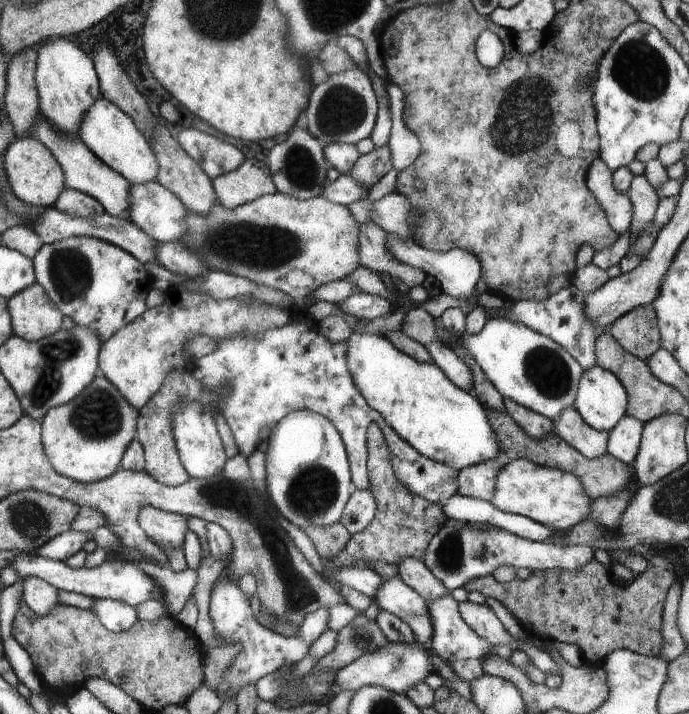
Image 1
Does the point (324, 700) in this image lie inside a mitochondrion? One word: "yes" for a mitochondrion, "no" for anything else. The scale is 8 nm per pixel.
no

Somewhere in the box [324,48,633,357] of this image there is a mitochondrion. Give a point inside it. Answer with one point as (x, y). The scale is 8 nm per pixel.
(524, 119)

